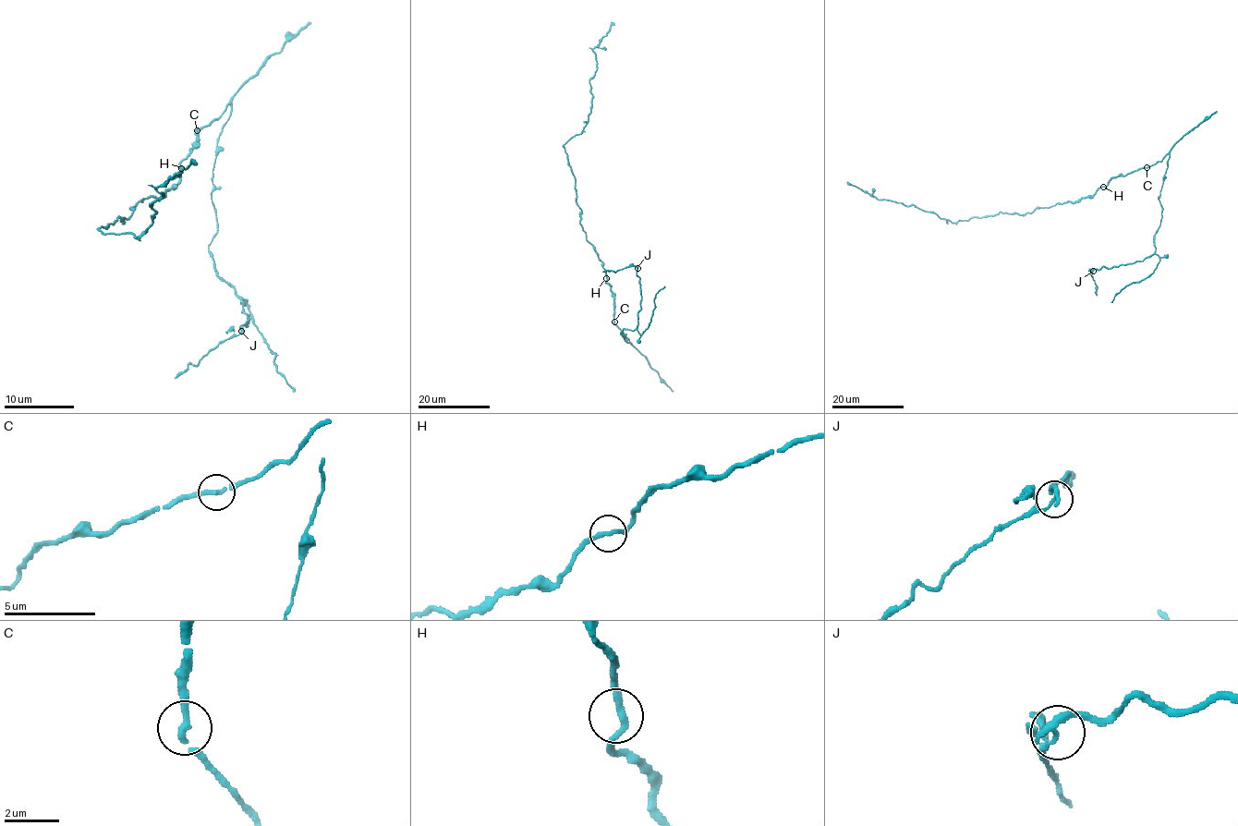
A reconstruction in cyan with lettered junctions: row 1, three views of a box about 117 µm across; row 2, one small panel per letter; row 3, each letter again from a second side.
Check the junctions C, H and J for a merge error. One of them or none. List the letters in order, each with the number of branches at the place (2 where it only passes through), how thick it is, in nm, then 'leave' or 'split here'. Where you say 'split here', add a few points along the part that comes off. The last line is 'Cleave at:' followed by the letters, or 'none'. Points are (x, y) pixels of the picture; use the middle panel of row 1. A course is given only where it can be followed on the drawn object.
C: 2 | 220 nm | leave
H: 2 | 240 nm | leave
J: 2 | 220 nm | split here | (637, 268), (629, 266), (615, 272), (602, 272)
Cleave at: J

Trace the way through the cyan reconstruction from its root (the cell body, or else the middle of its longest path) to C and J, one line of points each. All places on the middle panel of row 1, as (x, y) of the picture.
C: (607, 278), (606, 283), (613, 297), (613, 321)
J: (607, 278), (613, 297), (613, 323), (632, 345), (620, 333), (638, 323), (637, 268)

